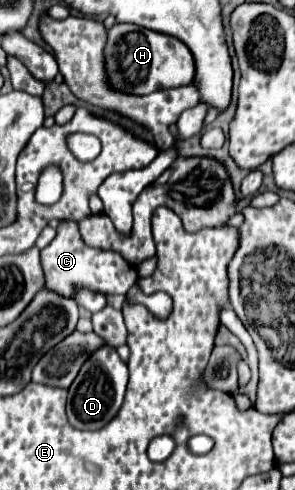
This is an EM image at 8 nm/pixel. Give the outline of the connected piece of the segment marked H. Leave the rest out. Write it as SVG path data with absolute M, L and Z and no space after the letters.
M115 24L107 30L105 74L113 90L145 96L163 88L177 88L193 82L195 62L189 48L173 36L159 34L135 24Z

